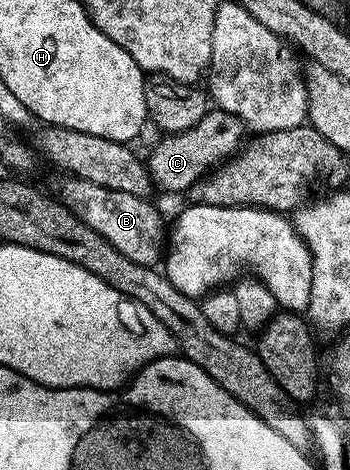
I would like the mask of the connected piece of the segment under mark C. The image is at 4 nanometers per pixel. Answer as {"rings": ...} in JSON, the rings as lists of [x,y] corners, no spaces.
{"rings":[[[210,108],[205,111],[203,120],[199,120],[199,124],[195,124],[191,128],[187,128],[178,134],[171,134],[162,137],[156,146],[152,147],[150,158],[147,158],[149,168],[149,176],[153,179],[154,187],[158,191],[166,190],[169,194],[181,194],[192,191],[195,183],[200,182],[202,178],[213,173],[223,162],[228,162],[238,150],[241,149],[246,141],[245,133],[247,127],[240,118],[237,118],[231,112],[220,108]]]}

